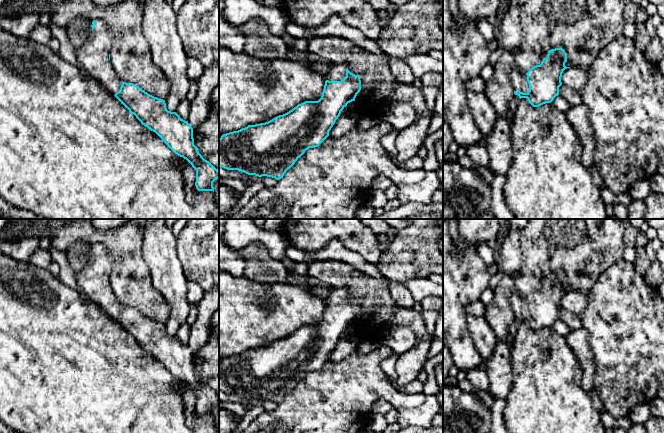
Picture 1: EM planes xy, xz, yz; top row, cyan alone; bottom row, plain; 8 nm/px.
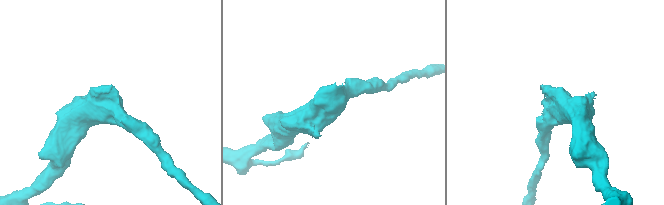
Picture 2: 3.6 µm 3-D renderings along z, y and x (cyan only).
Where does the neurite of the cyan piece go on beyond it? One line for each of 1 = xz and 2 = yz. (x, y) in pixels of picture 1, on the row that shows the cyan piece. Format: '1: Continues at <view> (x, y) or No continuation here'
1: Continues at xz (336, 72)
2: Continues at yz (519, 81)

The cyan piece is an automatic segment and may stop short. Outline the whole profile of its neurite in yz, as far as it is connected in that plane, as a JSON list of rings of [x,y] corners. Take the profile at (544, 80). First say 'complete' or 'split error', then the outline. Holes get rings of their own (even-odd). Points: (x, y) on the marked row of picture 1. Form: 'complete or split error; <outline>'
split error; [[[562,48],[549,50],[540,65],[532,67],[527,73],[514,71],[511,84],[514,94],[520,99],[527,98],[533,107],[551,103],[559,95],[561,77],[566,67],[567,54]]]

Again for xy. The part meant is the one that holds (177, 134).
split error; [[[100,19],[93,20],[91,27],[93,33],[90,41],[75,49],[78,62],[90,76],[100,82],[104,89],[114,95],[131,114],[134,114],[142,125],[155,132],[175,154],[192,165],[196,170],[195,186],[198,191],[214,192],[213,182],[219,178],[219,170],[199,153],[194,145],[193,128],[188,121],[181,119],[176,112],[168,111],[165,100],[148,94],[136,84],[123,82],[110,61],[110,50],[114,39],[112,28]]]

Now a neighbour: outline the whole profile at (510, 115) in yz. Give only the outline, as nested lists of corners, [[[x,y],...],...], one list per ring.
[[[514,94],[514,96],[509,104],[509,109],[508,109],[507,113],[504,115],[505,119],[508,121],[509,124],[513,123],[519,101],[520,101],[519,96]]]

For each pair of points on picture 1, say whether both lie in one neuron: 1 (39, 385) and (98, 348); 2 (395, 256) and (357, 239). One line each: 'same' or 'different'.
1: same
2: different

